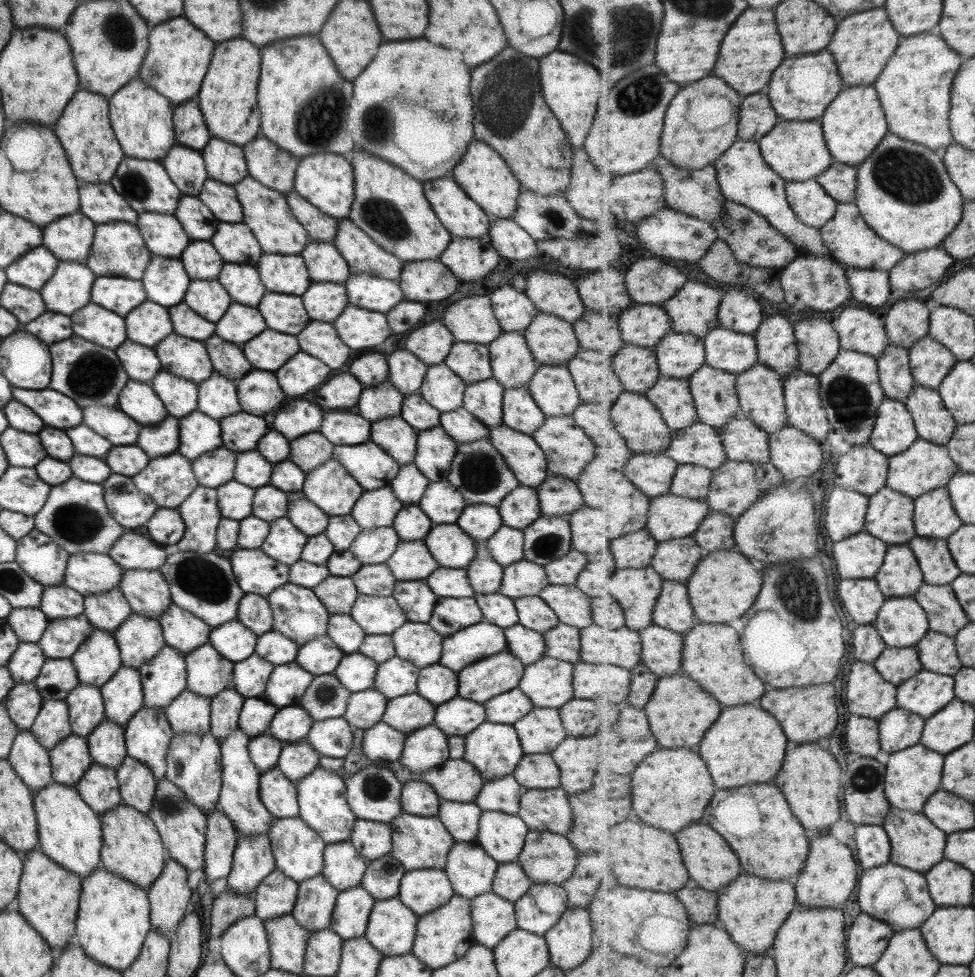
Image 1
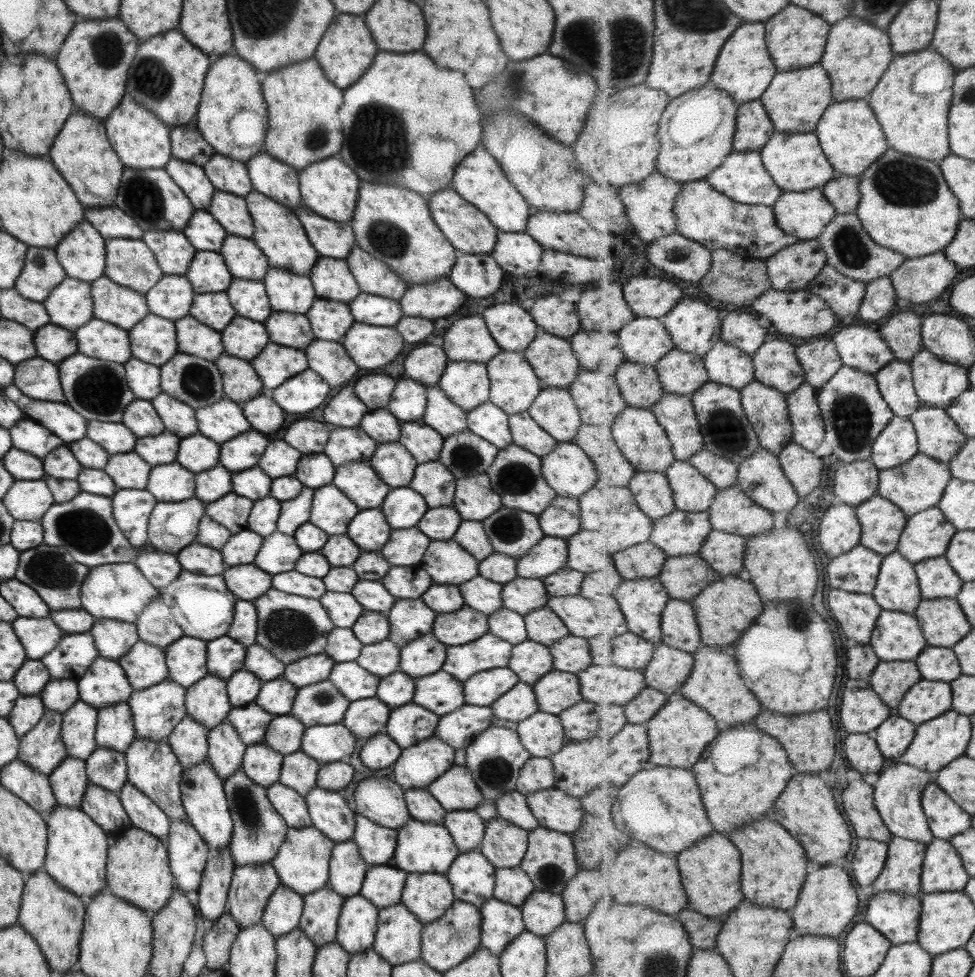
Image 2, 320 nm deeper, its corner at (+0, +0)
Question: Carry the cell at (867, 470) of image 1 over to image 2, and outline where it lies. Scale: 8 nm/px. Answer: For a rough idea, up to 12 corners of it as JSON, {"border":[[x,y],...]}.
{"border":[[868,459],[839,466],[832,490],[858,507],[878,494]]}

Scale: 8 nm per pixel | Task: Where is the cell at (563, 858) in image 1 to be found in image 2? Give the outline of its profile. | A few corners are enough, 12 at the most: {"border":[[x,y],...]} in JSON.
{"border":[[537,827],[519,868],[560,895],[579,870],[570,835]]}

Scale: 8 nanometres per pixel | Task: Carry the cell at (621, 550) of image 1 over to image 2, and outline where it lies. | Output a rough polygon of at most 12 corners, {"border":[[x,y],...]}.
{"border":[[653,542],[614,556],[625,580],[659,577],[668,555]]}

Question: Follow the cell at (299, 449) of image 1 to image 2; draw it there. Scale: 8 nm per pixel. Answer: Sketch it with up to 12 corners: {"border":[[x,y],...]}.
{"border":[[322,452],[301,455],[294,477],[311,489],[331,483],[334,466]]}

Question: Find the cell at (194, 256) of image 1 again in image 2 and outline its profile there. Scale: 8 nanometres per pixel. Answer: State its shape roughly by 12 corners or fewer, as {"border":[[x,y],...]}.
{"border":[[196,251],[184,274],[194,294],[223,292],[218,252]]}

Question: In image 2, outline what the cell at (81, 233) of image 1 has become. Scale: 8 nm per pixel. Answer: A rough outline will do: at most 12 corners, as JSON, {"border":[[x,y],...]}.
{"border":[[85,220],[54,253],[69,278],[104,276],[104,240]]}

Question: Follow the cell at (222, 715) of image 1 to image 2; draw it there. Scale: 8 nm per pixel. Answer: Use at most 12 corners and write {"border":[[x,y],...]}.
{"border":[[226,721],[209,730],[206,760],[224,781],[246,746]]}

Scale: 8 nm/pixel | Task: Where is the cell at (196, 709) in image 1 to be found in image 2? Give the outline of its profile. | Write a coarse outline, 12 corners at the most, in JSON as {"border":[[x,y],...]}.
{"border":[[185,715],[165,741],[181,768],[206,760],[207,729]]}

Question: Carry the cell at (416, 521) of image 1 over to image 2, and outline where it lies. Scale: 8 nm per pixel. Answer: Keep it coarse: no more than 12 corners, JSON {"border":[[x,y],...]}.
{"border":[[416,526],[392,530],[380,552],[390,567],[415,567],[429,542]]}

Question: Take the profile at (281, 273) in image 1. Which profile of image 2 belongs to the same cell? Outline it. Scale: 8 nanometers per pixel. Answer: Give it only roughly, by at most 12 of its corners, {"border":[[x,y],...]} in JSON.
{"border":[[268,267],[272,312],[304,315],[317,298],[308,276]]}

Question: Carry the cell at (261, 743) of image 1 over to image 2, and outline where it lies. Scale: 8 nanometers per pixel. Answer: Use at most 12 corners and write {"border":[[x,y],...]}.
{"border":[[262,742],[246,747],[240,768],[261,787],[277,782],[282,755]]}

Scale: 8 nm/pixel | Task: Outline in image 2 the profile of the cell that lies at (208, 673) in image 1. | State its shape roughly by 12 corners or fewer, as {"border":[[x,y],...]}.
{"border":[[205,675],[185,689],[184,707],[208,731],[226,720],[226,682]]}

